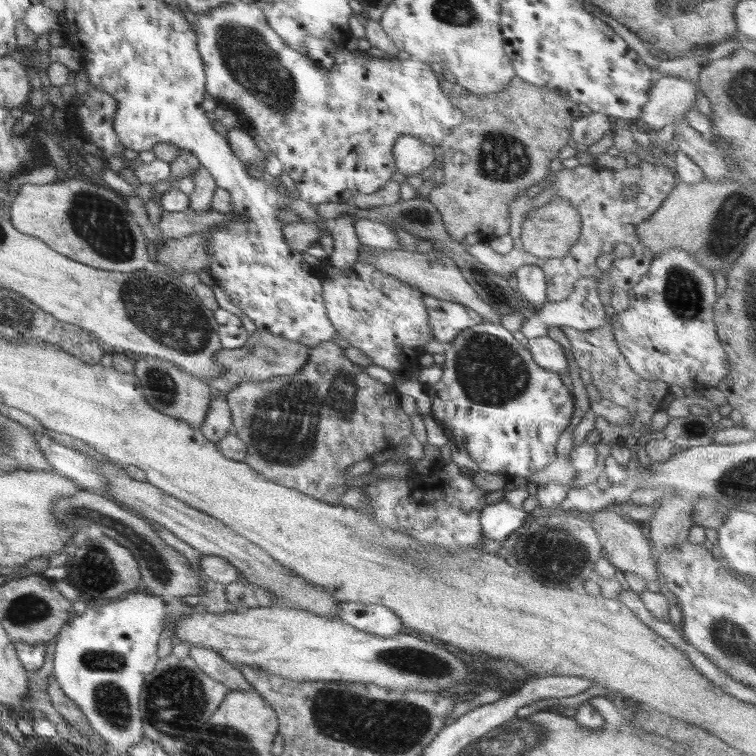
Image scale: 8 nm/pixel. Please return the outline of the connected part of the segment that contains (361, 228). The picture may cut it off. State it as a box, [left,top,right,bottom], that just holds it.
[354,218,400,250]

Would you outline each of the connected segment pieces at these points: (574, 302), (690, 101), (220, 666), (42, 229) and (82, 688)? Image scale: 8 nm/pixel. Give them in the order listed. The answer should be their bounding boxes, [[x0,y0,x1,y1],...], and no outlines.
[[521,277,608,339],[639,75,698,132],[189,645,253,690],[8,177,150,272],[52,590,167,751]]

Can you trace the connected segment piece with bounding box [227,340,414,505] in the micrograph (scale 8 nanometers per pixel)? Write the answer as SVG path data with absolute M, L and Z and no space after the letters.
M332 340L321 342L310 350L308 363L298 374L242 382L228 393L227 402L235 434L246 444L244 463L266 480L298 490L316 500L340 505L340 498L352 485L352 480L344 477L344 470L370 458L377 451L400 449L402 440L414 434L412 420L401 409L400 396L393 393L393 386L374 380L367 374L366 367L347 360L343 349Z

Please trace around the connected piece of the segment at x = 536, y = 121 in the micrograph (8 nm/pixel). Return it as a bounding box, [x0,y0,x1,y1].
[428,78,585,243]

